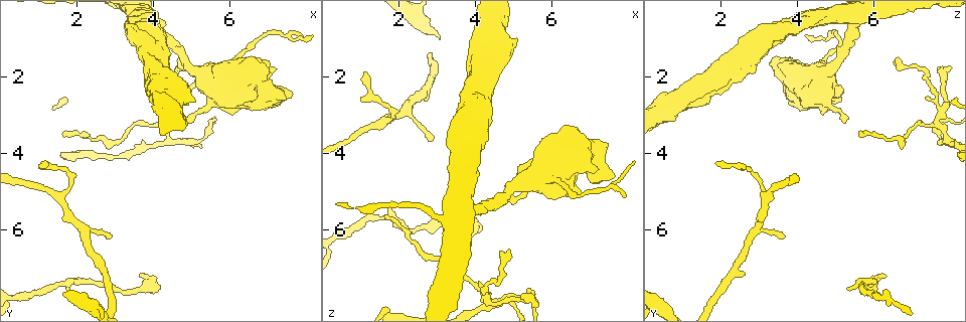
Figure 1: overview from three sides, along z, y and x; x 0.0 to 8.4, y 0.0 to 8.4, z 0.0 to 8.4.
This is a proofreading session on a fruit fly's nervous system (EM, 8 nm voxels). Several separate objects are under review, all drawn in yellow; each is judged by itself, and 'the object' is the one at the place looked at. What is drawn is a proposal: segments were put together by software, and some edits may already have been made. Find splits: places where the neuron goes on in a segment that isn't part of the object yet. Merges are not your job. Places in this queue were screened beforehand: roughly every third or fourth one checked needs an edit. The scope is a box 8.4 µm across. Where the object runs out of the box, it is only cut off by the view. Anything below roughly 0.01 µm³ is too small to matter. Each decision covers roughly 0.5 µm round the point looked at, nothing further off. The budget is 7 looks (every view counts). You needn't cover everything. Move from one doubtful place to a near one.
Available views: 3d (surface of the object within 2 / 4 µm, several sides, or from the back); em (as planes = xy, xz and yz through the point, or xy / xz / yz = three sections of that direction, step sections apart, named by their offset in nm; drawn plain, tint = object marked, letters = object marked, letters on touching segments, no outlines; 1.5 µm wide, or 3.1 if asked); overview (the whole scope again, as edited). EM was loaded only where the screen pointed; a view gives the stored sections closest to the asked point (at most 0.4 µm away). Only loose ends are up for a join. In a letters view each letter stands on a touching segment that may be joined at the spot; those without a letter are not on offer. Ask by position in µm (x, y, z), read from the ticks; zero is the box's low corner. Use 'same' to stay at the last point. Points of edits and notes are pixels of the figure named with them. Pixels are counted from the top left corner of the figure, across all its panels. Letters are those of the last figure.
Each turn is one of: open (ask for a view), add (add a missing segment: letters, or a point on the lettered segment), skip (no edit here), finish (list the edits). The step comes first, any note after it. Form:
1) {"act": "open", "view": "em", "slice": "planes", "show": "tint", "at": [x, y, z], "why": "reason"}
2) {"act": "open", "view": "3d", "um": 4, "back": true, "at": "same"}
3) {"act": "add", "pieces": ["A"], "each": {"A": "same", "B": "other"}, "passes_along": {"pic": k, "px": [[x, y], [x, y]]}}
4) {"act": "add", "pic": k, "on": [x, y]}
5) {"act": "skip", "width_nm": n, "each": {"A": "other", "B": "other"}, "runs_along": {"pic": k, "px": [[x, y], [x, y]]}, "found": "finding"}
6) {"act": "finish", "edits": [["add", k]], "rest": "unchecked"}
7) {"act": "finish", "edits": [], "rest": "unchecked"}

{"act": "open", "view": "em", "slice": "planes", "show": "letters", "at": [7.25, 1.85, 4.40], "why": "free end"}

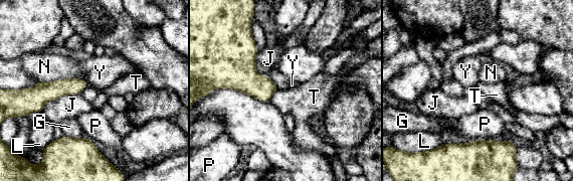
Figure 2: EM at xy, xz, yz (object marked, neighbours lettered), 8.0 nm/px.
{"act": "skip", "longest_contact_nm": ["N", 360], "each": {"G": "other", "J": "other", "L": "other", "N": "other", "P": "other", "T": "other", "Y": "other"}, "runs_along": {"pic": 2, "px": [[84, 84], [52, 89], [35, 108]]}, "found": "none of them fits"}

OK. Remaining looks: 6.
{"act": "open", "view": "3d", "um": 2, "at": [1.15, 4.25, 1.90], "why": "free end"}

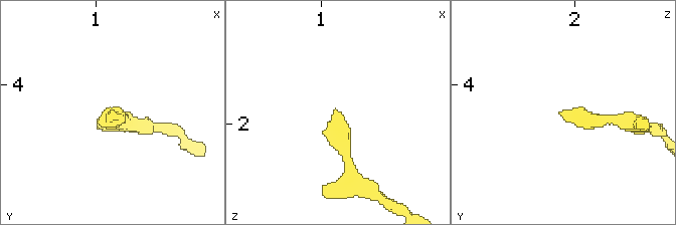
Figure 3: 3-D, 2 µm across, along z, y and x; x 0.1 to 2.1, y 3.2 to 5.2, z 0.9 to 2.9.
{"act": "open", "view": "em", "slice": "xz", "step": 4, "show": "letters", "at": [1.16, 4.26, 1.90]}

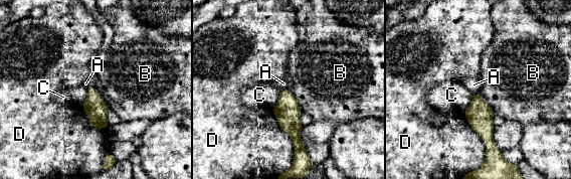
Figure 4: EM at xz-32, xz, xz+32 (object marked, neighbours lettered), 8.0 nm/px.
{"act": "open", "view": "em", "slice": "yz", "step": 4, "show": "letters", "at": "same"}

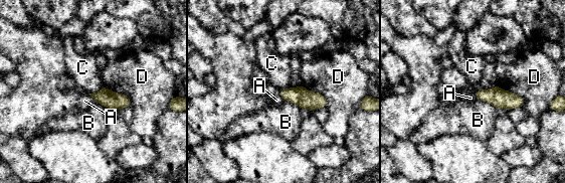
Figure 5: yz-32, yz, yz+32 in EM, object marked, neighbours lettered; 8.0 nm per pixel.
{"act": "skip", "longest_contact_nm": ["D", 280], "each": {"A": "other", "B": "other", "C": "other", "D": "other"}, "found": "none of them fits"}

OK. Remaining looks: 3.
{"act": "open", "view": "em", "slice": "xz", "step": 8, "show": "tint", "at": [2.95, 6.20, 3.65], "why": "tapers out"}

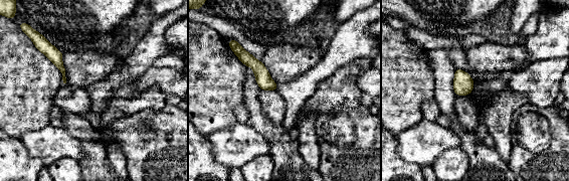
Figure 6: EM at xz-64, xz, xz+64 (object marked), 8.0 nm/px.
{"act": "open", "view": "em", "slice": "planes", "show": "letters", "at": "same"}

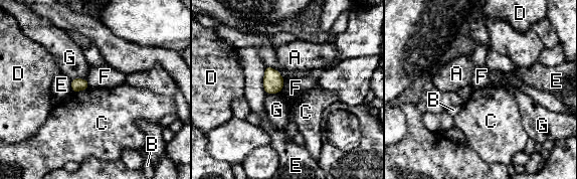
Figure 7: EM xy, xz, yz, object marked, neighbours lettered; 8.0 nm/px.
{"act": "skip", "width_nm": 100, "each": {"A": "other", "B": "other", "C": "other", "D": "other", "E": "other", "F": "other", "G": "other"}, "border": {"pic": 7, "px": [[88, 86], [72, 93]]}, "found": "no lettered segment goes on from it"}

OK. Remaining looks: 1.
{"act": "finish", "edits": [], "rest": "unchecked"}

